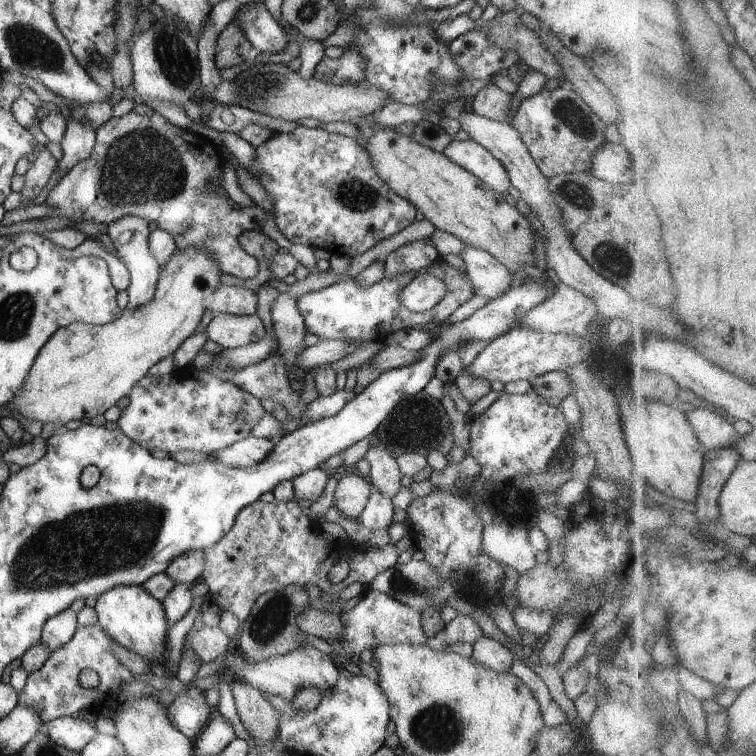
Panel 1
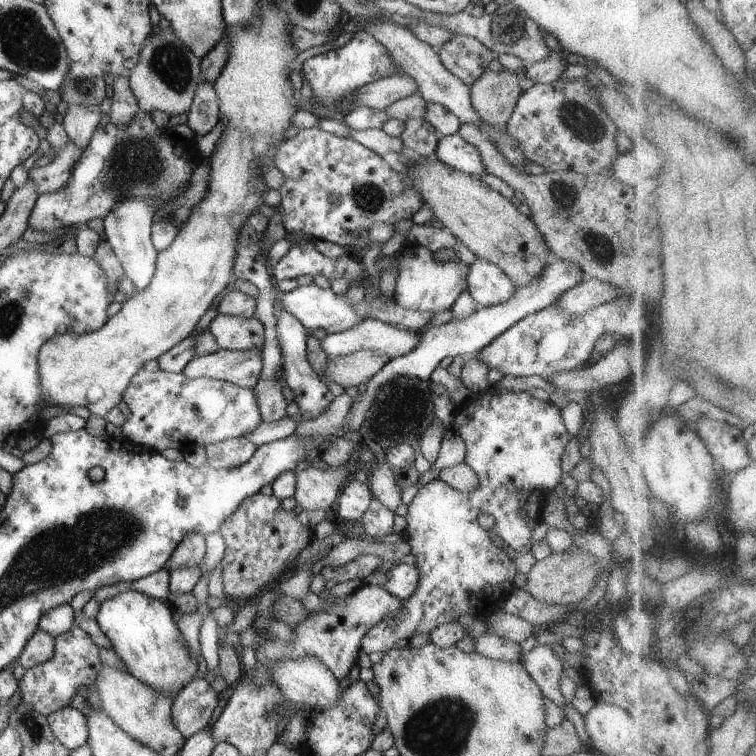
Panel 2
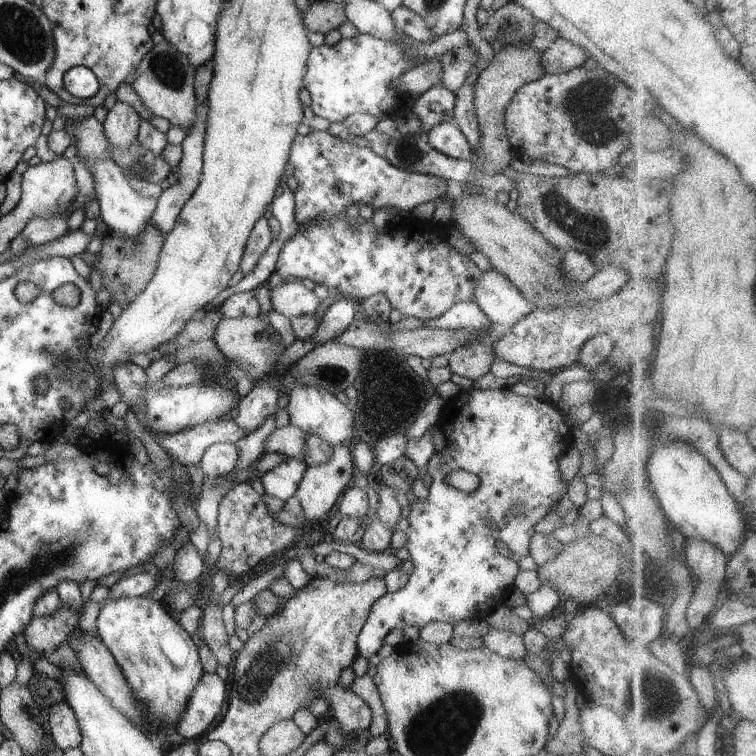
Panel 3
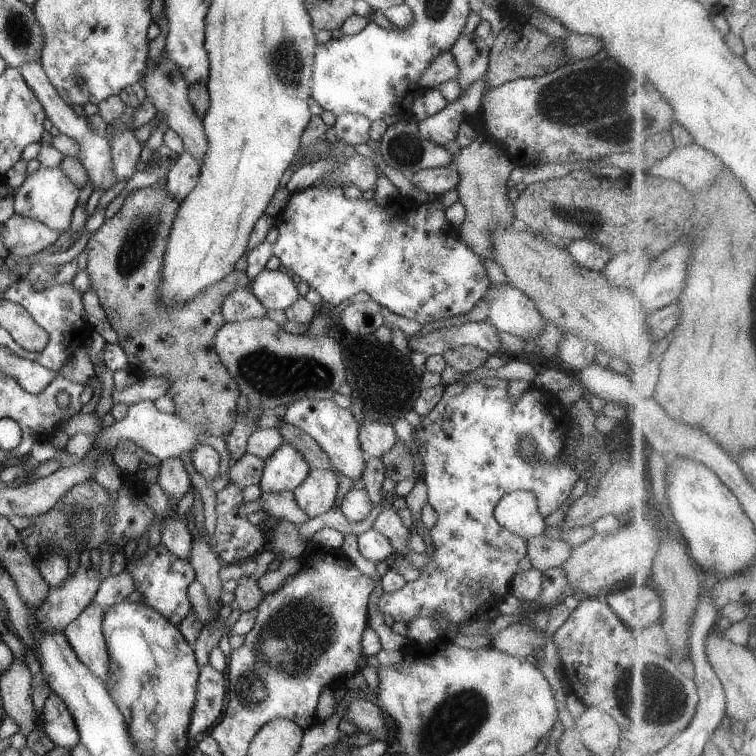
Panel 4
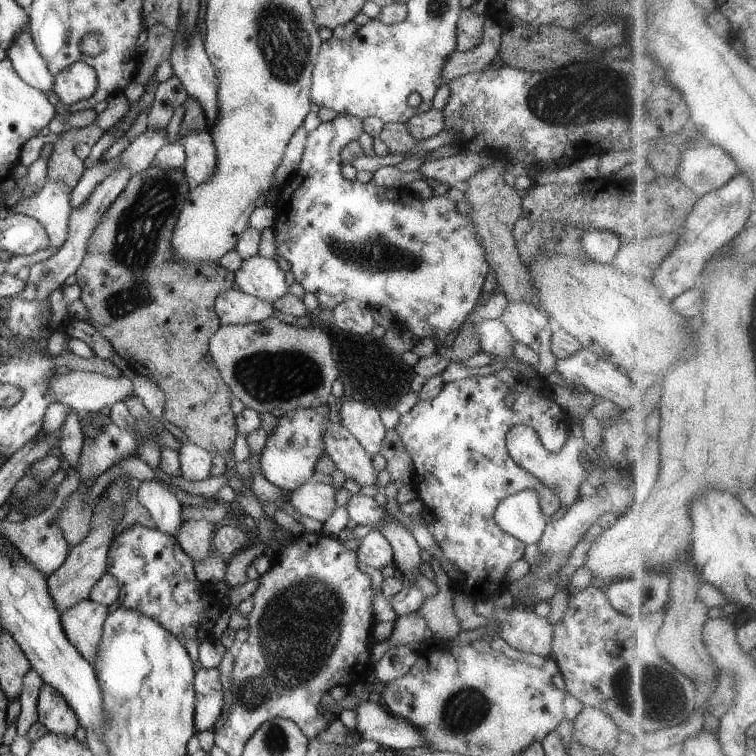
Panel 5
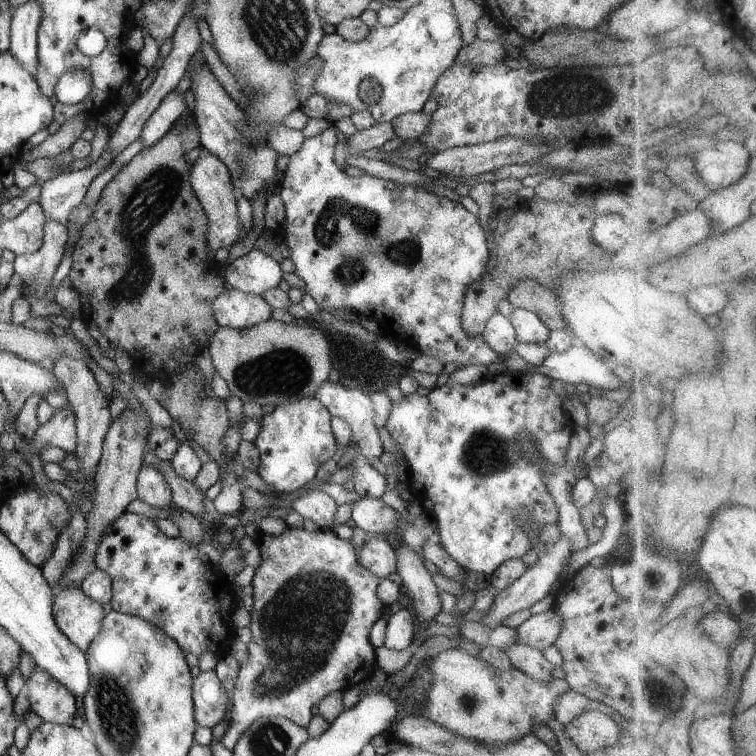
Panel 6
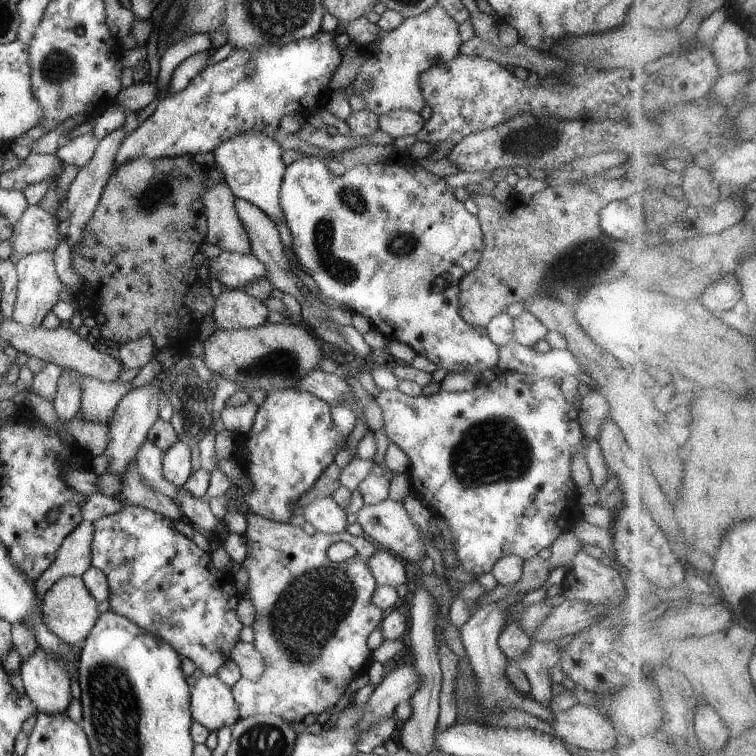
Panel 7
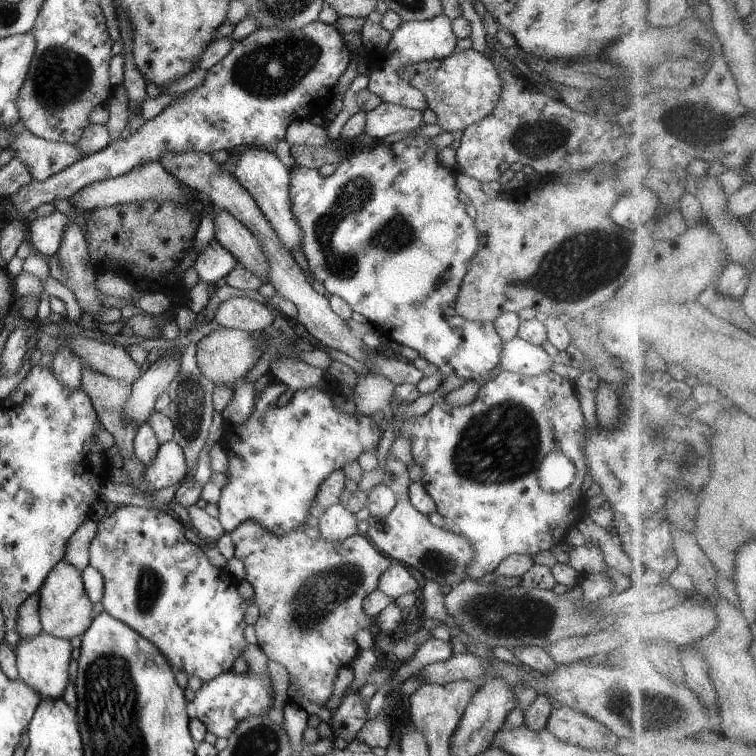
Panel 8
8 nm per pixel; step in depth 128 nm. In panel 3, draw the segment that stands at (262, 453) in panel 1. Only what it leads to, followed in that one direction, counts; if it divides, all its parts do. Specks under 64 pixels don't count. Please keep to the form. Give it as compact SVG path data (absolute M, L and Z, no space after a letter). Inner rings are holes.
M214 443L203 452L199 467L206 477L221 477L234 468L238 455L235 444Z

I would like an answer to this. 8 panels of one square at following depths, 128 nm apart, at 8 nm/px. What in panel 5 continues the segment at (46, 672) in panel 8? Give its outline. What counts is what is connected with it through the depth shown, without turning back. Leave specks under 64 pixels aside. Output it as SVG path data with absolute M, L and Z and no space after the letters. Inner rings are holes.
M43 683L39 688L37 715L37 721L55 735L74 737L74 732L76 732L79 725L74 709L48 683Z

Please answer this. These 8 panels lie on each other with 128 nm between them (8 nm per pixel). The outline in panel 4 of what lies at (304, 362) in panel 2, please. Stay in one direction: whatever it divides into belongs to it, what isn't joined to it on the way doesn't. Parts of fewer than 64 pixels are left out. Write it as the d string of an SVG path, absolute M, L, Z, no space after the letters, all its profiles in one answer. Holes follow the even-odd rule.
M300 399L287 408L282 420L297 426L314 438L329 456L333 468L340 474L348 476L353 481L362 478L368 457L359 441L359 422L349 408L338 407L333 399Z

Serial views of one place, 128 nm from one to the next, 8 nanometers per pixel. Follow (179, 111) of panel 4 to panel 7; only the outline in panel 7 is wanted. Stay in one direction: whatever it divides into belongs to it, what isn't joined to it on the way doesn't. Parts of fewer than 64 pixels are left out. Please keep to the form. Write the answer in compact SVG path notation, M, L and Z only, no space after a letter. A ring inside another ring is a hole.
M206 172L202 198L207 218L205 240L218 245L223 251L250 255L251 242L236 212L235 196L230 187L222 179L210 186Z

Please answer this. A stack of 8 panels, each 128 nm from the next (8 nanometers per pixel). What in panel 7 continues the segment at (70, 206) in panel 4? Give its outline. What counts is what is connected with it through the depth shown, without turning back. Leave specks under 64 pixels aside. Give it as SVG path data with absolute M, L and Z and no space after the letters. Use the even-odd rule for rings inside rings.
M40 251L18 257L16 270L18 276L17 297L14 303L12 319L25 327L40 327L44 316L60 301L77 303L77 295L70 294L66 286L56 275L54 267L54 253Z

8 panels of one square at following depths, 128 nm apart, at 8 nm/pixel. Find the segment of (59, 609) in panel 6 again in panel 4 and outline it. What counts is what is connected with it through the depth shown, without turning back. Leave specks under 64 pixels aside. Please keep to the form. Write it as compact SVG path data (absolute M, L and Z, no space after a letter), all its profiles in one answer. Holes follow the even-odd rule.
M92 602L63 628L78 658L104 682L109 673L108 649L102 632L105 612L103 606Z

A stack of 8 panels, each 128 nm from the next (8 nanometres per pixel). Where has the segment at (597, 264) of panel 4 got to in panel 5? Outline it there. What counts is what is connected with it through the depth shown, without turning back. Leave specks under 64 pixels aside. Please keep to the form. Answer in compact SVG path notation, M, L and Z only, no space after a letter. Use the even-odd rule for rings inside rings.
M602 229L583 231L582 244L588 258L602 264L612 264L612 260L625 245L623 238L616 232Z

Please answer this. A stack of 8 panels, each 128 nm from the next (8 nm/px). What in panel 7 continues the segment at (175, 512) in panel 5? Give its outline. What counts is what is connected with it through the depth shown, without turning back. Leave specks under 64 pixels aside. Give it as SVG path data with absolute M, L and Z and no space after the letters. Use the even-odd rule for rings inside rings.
M147 438L142 446L139 446L135 461L137 471L152 488L170 498L176 498L180 488L164 478L163 450L156 446L156 443Z

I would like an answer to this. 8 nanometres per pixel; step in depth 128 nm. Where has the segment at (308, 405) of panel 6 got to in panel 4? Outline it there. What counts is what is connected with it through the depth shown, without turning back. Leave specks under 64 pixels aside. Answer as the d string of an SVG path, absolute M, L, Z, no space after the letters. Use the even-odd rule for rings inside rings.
M282 443L265 458L261 474L261 492L292 492L311 471L305 456L292 444Z

